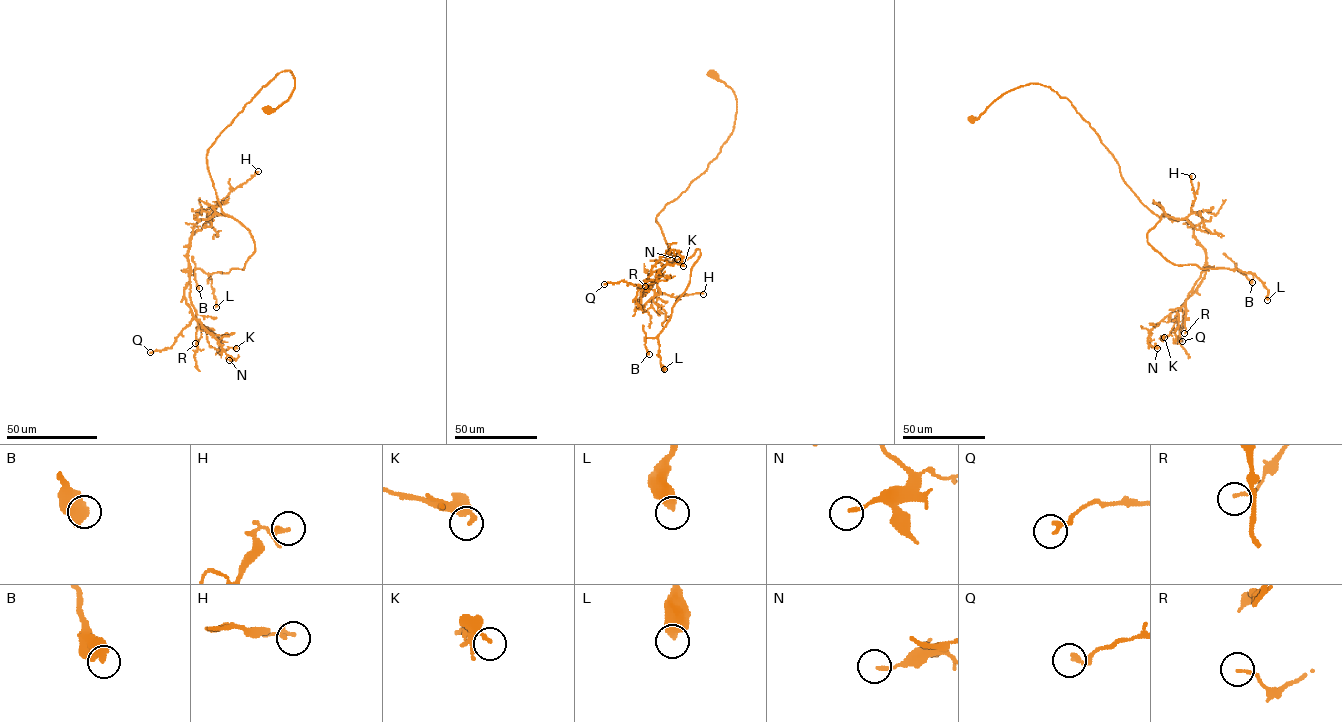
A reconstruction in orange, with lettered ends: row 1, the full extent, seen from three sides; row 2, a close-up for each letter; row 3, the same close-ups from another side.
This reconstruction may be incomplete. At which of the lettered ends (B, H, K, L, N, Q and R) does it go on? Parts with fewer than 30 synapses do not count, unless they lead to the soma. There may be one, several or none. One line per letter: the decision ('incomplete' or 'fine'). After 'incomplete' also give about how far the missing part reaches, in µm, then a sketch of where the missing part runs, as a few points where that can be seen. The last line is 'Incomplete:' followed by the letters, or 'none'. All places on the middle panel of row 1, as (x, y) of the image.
B: fine
H: fine
K: fine
L: fine
N: fine
Q: fine
R: fine
Incomplete: none

